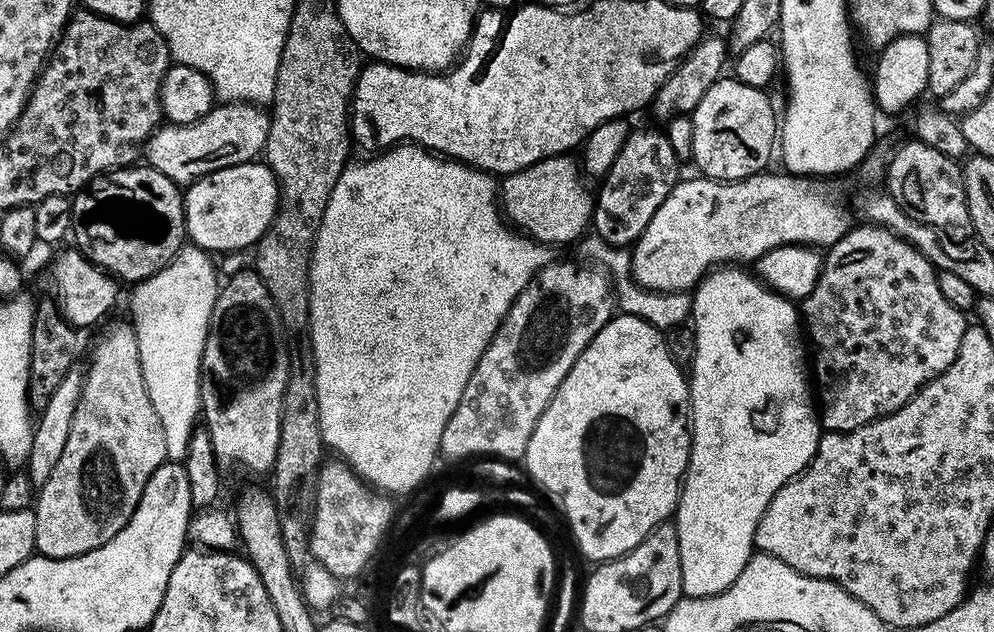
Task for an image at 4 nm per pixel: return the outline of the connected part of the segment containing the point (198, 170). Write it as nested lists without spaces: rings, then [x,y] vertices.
[[[220,102],[206,114],[206,118],[198,118],[198,122],[161,123],[144,144],[142,156],[147,167],[158,170],[158,174],[166,174],[166,178],[176,184],[187,186],[206,174],[253,163],[263,153],[271,121],[271,115],[261,105]]]

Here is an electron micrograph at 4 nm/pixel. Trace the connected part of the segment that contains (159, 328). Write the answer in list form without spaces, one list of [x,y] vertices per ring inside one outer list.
[[[185,243],[175,260],[158,270],[158,274],[139,281],[132,292],[130,320],[136,330],[142,378],[148,381],[150,402],[156,404],[162,434],[166,434],[166,454],[174,454],[174,462],[183,461],[192,432],[202,416],[200,363],[218,291],[212,260],[204,249]]]

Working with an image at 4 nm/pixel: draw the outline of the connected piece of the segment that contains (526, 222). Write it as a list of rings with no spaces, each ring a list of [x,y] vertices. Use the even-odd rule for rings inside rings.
[[[568,154],[548,156],[522,170],[507,173],[499,181],[498,204],[513,229],[545,246],[575,245],[589,231],[594,192],[584,185],[581,165],[572,158]]]

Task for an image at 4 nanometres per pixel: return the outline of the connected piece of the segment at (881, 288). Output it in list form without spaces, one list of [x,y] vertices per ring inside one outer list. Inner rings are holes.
[[[864,222],[861,225],[861,228],[859,226],[849,228],[848,233],[837,244],[833,244],[831,248],[827,249],[820,266],[818,282],[814,286],[814,290],[810,290],[810,294],[802,301],[802,324],[806,329],[811,351],[812,348],[816,351],[814,388],[818,393],[818,419],[824,432],[853,432],[878,418],[894,414],[902,406],[906,406],[906,402],[911,396],[915,396],[924,385],[930,383],[935,376],[941,376],[951,366],[958,354],[958,346],[962,346],[966,327],[965,313],[950,306],[950,302],[946,302],[942,290],[938,290],[938,269],[909,240],[902,239],[898,234],[891,232],[889,228],[882,228],[879,224]]]

